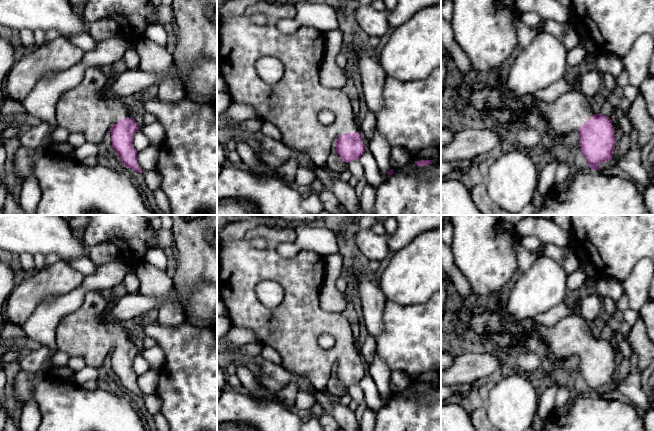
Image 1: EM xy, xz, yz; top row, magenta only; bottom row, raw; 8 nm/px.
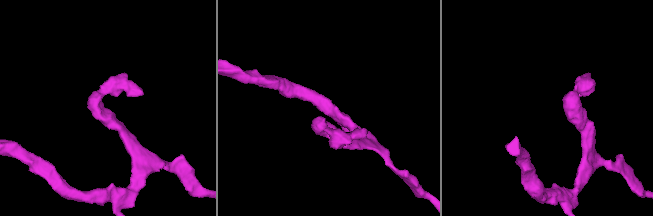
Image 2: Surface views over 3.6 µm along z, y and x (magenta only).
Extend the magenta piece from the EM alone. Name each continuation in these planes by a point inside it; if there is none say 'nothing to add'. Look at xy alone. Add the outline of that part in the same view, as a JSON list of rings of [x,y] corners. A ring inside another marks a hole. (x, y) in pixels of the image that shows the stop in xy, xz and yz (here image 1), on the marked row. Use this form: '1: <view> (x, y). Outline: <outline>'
1: xy (86, 109). Outline: [[[90,66],[85,69],[83,80],[79,85],[64,93],[57,104],[57,126],[70,133],[82,133],[87,142],[101,146],[104,136],[118,121],[133,117],[129,107],[120,97],[110,96],[104,92],[106,78],[100,67]]]

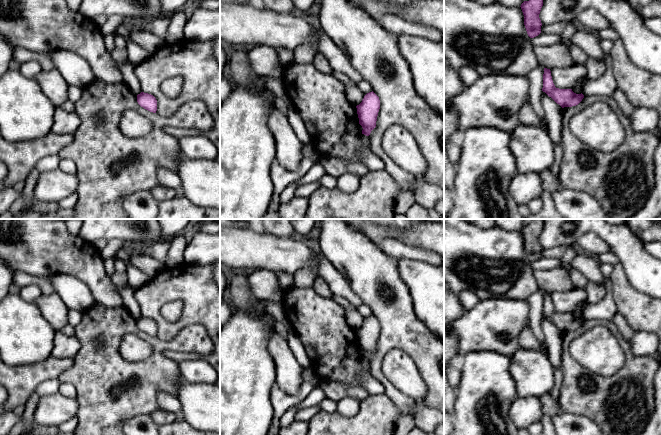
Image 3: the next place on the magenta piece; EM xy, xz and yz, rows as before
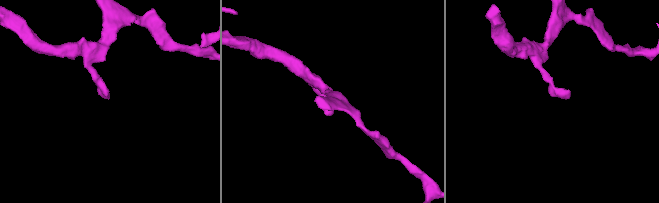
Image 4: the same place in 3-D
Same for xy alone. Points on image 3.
nothing to add

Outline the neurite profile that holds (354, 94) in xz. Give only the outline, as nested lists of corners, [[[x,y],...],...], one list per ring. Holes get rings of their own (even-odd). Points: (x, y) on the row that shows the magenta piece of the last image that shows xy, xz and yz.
[[[346,85],[345,92],[347,99],[355,106],[359,105],[365,96],[365,94],[357,87],[357,85]]]

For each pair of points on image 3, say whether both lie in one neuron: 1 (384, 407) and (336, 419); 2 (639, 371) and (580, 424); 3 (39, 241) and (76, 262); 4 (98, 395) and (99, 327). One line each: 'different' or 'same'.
1: same
2: different
3: same
4: same

